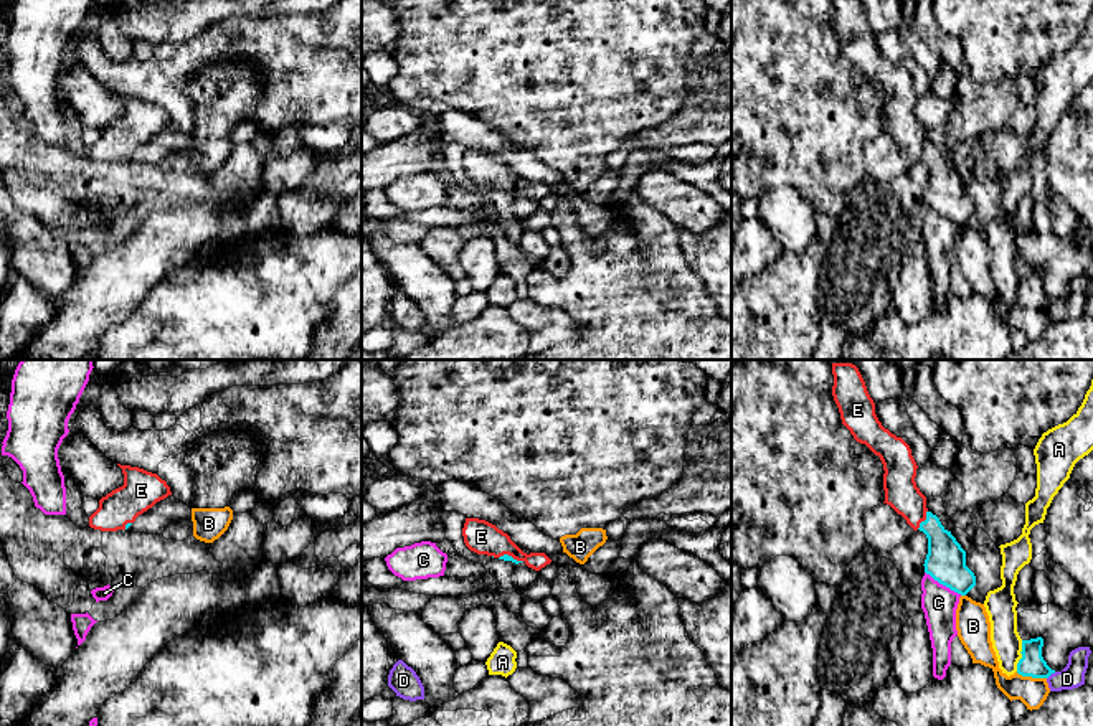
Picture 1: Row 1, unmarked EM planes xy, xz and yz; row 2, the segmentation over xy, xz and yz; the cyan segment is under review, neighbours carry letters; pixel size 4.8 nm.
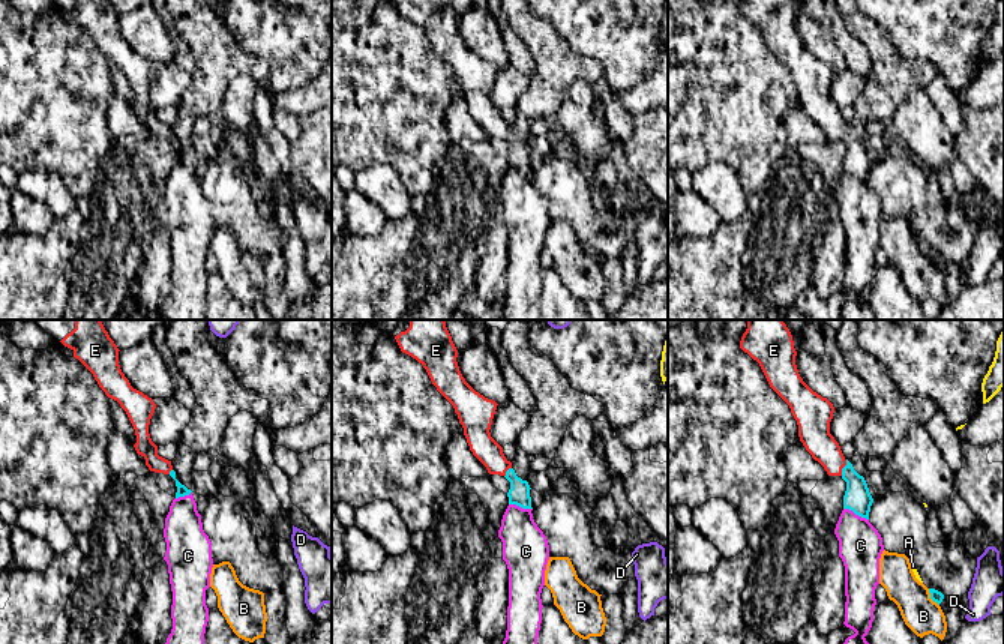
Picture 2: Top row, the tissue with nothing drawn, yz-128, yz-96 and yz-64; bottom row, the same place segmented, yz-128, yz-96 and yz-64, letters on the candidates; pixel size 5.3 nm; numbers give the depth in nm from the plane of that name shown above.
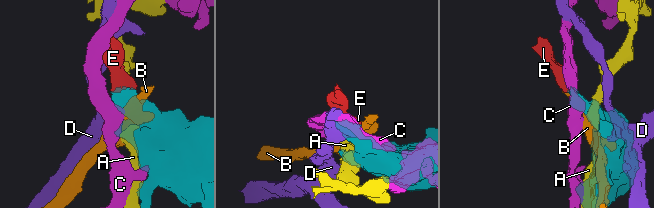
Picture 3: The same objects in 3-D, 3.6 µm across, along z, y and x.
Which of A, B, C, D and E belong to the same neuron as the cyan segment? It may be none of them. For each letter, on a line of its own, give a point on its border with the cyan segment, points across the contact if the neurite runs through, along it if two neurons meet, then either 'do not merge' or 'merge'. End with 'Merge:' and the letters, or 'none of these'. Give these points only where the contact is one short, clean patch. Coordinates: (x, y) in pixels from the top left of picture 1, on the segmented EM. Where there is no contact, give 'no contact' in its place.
A: meets cyan in yz at (1022, 655); do not merge
B: meets cyan in yz at (1031, 675); do not merge
C: meets cyan in yz at (943, 584); border along yz (925, 571), (961, 594); do not merge
D: meets cyan in yz at (1050, 674); border along yz (1055, 672), (1047, 678); do not merge
E: meets cyan in yz at (925, 520); runs through yz (945, 561), (941, 543), (925, 520), (902, 494); merge
Merge: E

